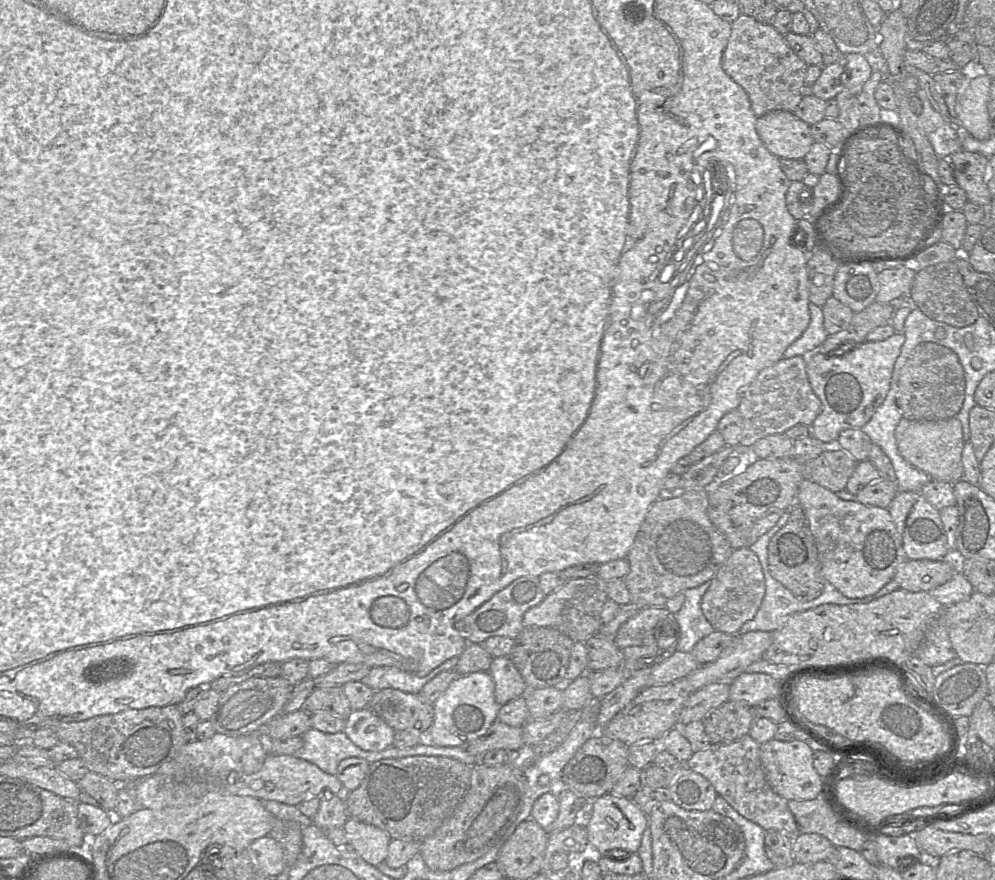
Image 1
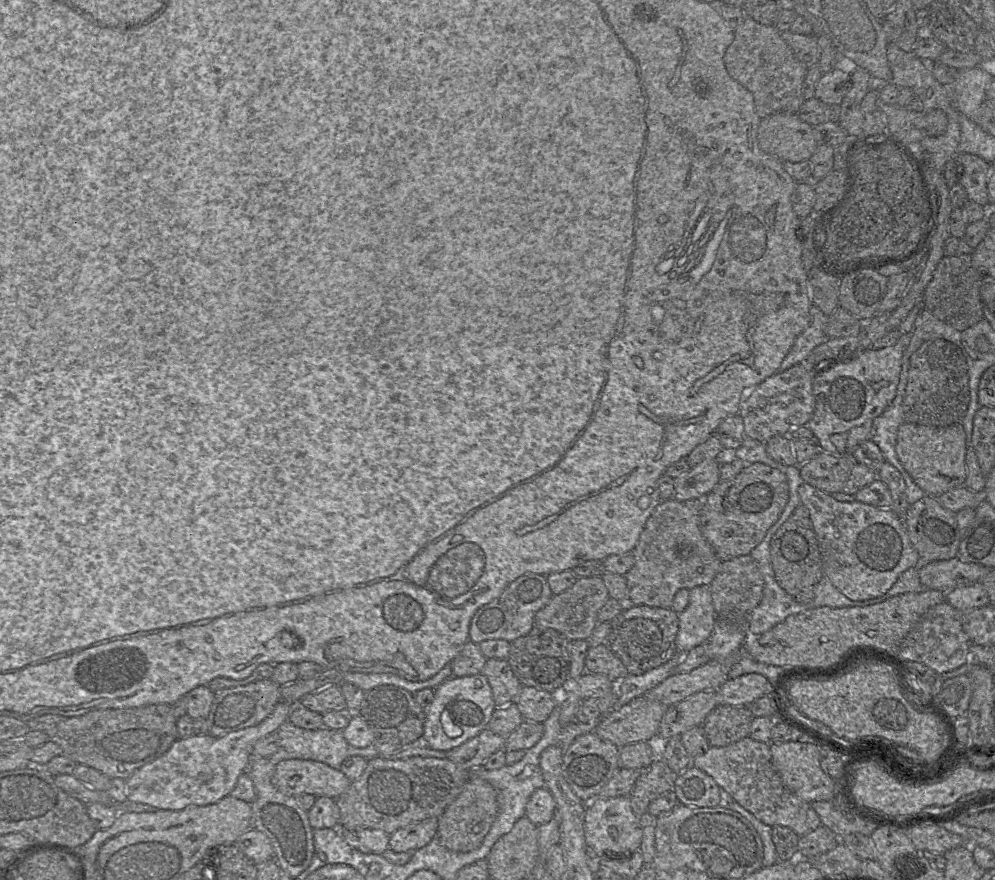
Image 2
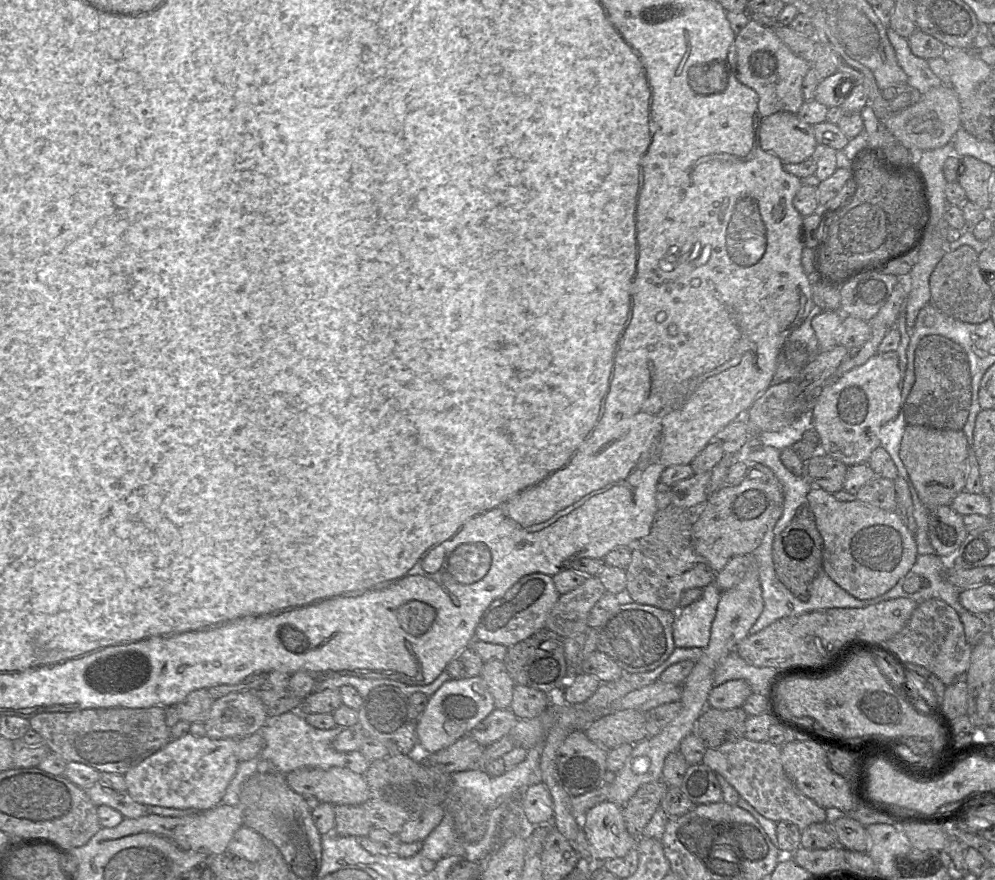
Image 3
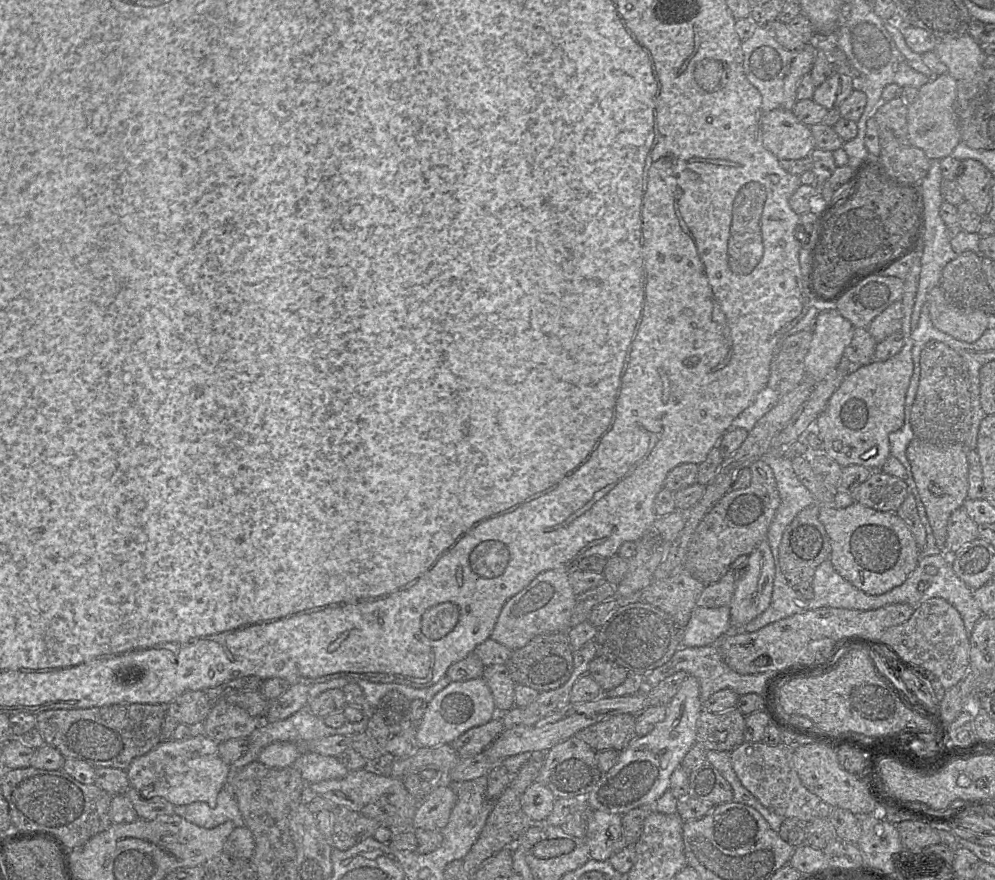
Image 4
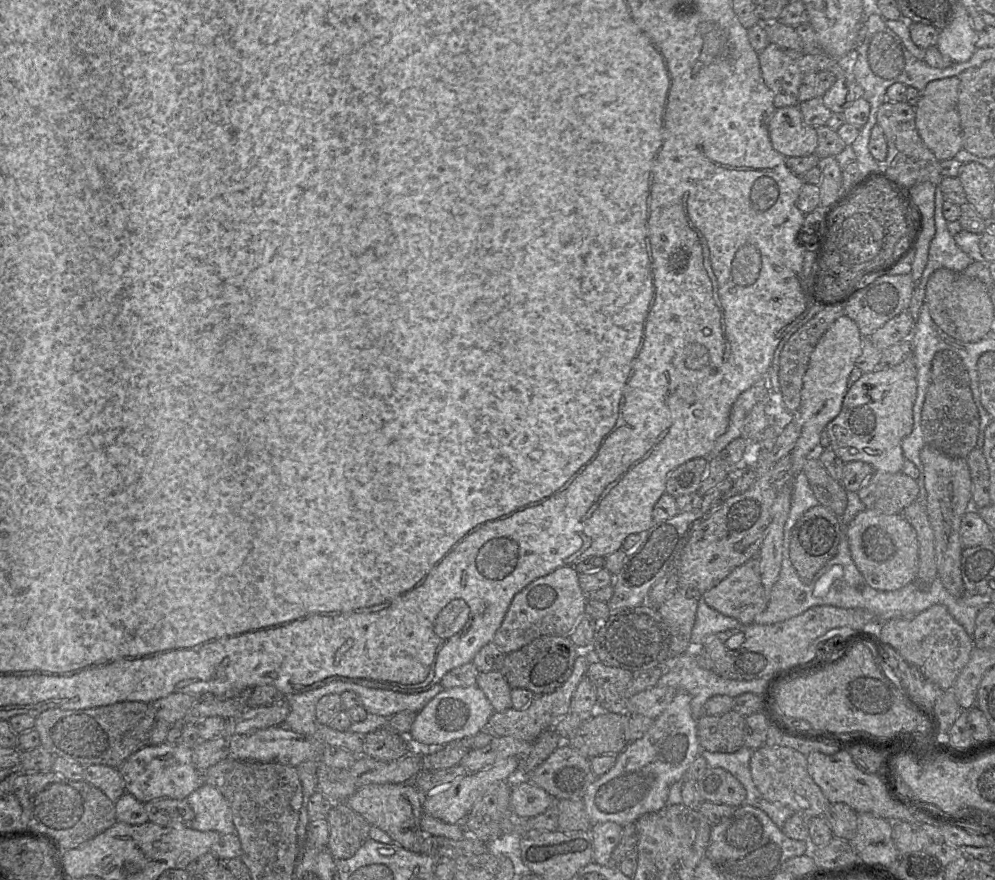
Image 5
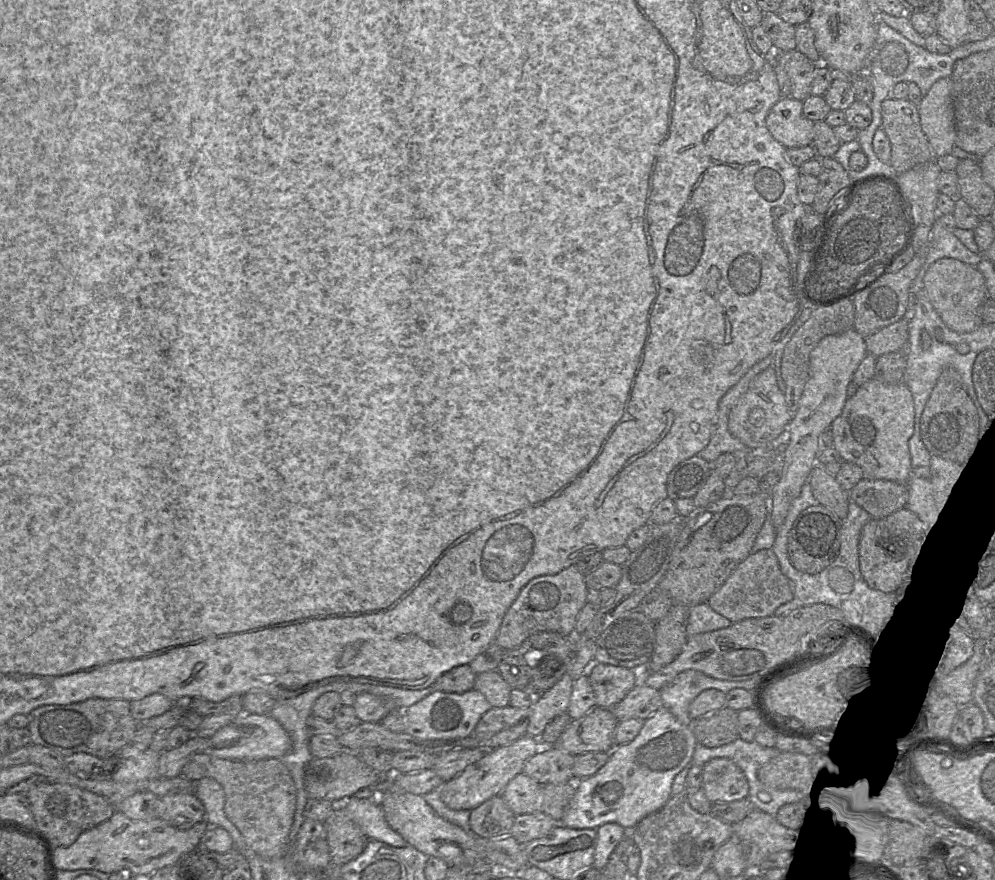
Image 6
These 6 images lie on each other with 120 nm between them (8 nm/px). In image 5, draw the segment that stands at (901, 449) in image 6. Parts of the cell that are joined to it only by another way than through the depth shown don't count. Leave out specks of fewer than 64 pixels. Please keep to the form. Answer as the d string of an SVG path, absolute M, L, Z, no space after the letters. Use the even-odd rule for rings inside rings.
M913 355L907 357L902 363L894 367L888 369L876 369L869 373L863 373L863 375L851 387L848 388L847 393L843 399L840 413L825 428L830 438L830 448L844 463L849 463L853 461L862 461L870 464L875 471L883 471L888 473L902 472L905 457L903 455L901 443L902 440L906 436L908 436L913 429L913 405L915 403L916 394L917 394L916 366ZM850 448L857 449L857 452L855 454L851 454L849 452Z

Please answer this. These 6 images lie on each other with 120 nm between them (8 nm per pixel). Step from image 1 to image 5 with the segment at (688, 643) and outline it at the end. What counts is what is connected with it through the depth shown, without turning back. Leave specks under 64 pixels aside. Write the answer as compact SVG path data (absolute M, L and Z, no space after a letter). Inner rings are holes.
M699 597L696 618L690 637L691 648L701 647L705 639L712 634L733 629L739 625L738 620L714 610Z

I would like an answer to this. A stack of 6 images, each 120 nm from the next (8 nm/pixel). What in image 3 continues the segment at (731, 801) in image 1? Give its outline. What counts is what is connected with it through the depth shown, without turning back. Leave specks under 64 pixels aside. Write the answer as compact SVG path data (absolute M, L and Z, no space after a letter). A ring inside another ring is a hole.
M744 737L735 742L723 744L717 748L706 748L702 763L716 772L716 774L723 776L742 798L761 815L770 820L775 822L789 821L798 826L800 830L805 829L813 823L830 821L832 813L799 792L787 777L781 763L780 747L768 741L752 741Z

